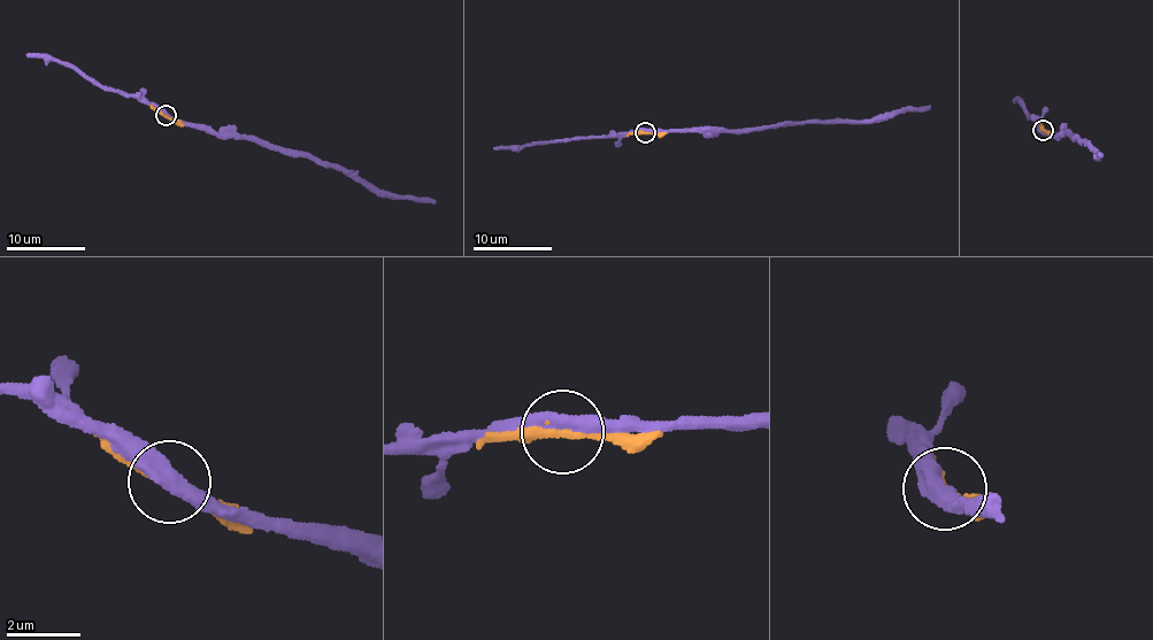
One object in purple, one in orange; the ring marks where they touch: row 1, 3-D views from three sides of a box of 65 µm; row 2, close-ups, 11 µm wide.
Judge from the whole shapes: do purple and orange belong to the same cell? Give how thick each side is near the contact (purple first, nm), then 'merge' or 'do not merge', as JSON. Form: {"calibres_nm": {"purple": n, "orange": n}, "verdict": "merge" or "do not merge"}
{"calibres_nm": {"purple": 480, "orange": 200}, "verdict": "merge"}

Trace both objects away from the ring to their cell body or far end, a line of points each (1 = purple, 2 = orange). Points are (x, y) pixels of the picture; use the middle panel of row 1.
1: (646, 132), (738, 132), (768, 126), (870, 121), (898, 112), (923, 110), (929, 105)
2: (646, 132), (667, 133)

